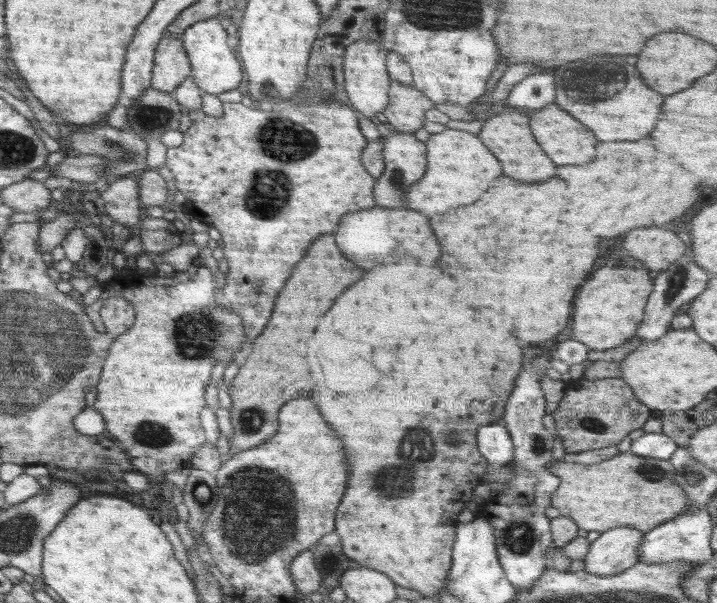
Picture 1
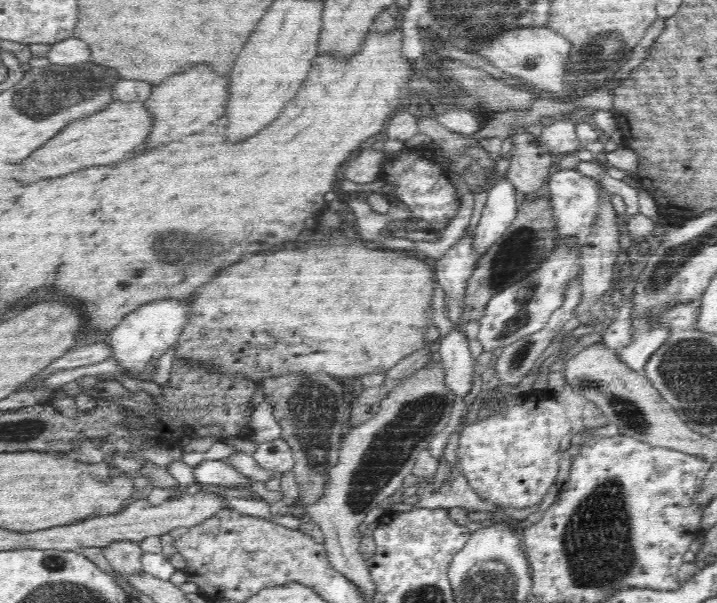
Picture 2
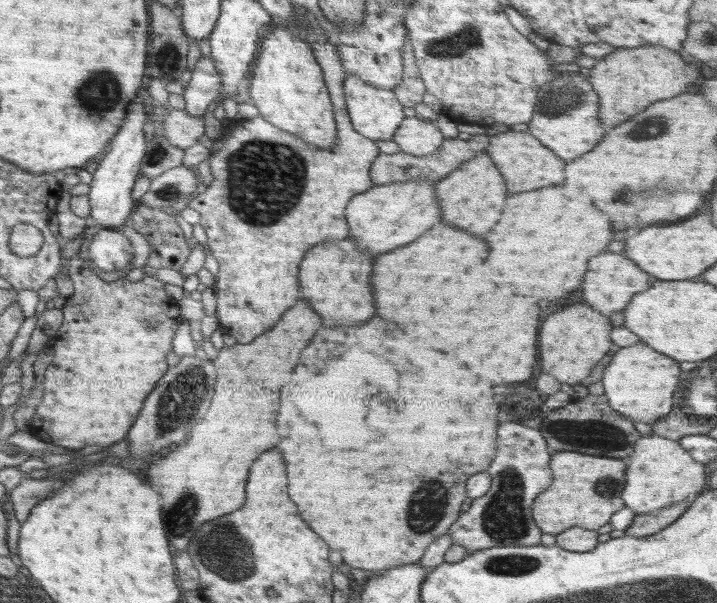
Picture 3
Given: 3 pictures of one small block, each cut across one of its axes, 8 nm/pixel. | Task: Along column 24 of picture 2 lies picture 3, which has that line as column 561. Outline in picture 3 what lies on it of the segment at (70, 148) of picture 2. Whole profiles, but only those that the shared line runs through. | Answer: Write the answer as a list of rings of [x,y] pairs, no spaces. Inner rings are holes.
[[[509,130],[498,133],[490,136],[489,144],[485,153],[490,154],[492,162],[498,166],[500,174],[504,176],[508,194],[528,192],[532,188],[544,188],[564,182],[564,160],[560,160],[550,148],[544,148],[530,131]]]

